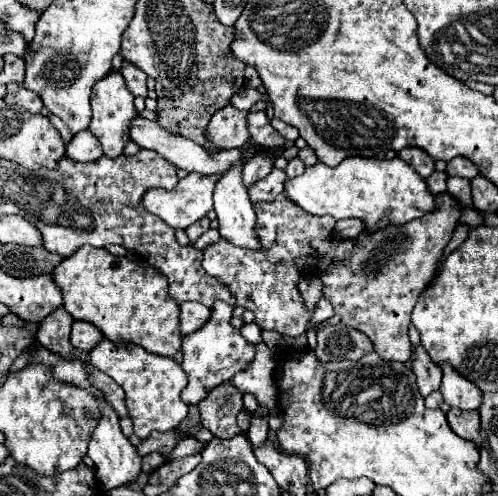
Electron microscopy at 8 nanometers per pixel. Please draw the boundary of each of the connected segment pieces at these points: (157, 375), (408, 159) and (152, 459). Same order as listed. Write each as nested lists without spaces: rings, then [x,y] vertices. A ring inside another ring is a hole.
[[[106,338],[88,354],[88,358],[94,368],[108,374],[126,392],[126,406],[134,422],[134,434],[140,440],[148,438],[154,430],[174,430],[188,416],[188,404],[180,398],[180,392],[186,386],[186,374],[172,358],[150,354],[132,344],[128,348],[116,348]]]
[[[404,148],[398,152],[398,158],[402,158],[406,164],[410,164],[422,178],[428,178],[434,172],[434,166],[432,166],[434,160],[420,148]]]
[[[153,452],[144,457],[142,457],[142,470],[145,473],[151,473],[156,468],[164,464],[165,457],[160,453]]]

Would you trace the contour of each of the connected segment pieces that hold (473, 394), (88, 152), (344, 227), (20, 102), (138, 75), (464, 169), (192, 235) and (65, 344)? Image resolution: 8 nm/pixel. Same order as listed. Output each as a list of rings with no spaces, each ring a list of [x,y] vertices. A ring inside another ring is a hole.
[[[442,364],[442,372],[444,378],[440,392],[448,406],[460,410],[478,410],[482,406],[482,392],[472,382],[460,378],[458,372],[452,372],[448,364]]]
[[[84,130],[72,136],[72,140],[66,146],[66,156],[78,162],[92,162],[102,156],[102,148],[96,136],[90,130]]]
[[[350,218],[350,220],[340,220],[336,224],[336,238],[356,238],[358,234],[364,232],[364,222],[360,218]]]
[[[16,82],[8,84],[6,88],[8,88],[8,94],[4,96],[4,102],[6,102],[6,104],[10,104],[10,106],[20,106],[20,108],[32,112],[32,114],[38,114],[38,112],[40,112],[40,108],[42,108],[40,96],[36,96],[34,92],[26,90],[24,86],[20,86],[20,84],[16,84]]]
[[[124,60],[122,66],[124,66],[124,68],[122,68],[120,72],[122,72],[124,80],[126,80],[128,90],[130,90],[134,96],[148,98],[148,76],[146,76],[140,68],[136,68],[134,64],[128,64],[126,60]]]
[[[456,156],[456,158],[452,158],[452,160],[446,164],[446,174],[450,174],[450,176],[460,176],[460,178],[466,178],[466,180],[472,180],[472,178],[478,174],[478,170],[474,168],[474,164],[472,164],[468,158]]]
[[[204,216],[204,218],[200,218],[198,222],[194,222],[192,226],[188,226],[188,228],[186,228],[186,234],[188,234],[188,238],[190,238],[190,244],[194,244],[208,228],[210,228],[210,218],[208,218],[208,216]]]
[[[60,306],[38,324],[36,340],[44,348],[48,348],[60,356],[70,356],[74,352],[74,348],[70,344],[72,322],[74,322],[74,318]]]

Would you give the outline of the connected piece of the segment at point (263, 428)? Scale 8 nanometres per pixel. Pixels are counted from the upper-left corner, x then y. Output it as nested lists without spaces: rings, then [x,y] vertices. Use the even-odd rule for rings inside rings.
[[[252,415],[247,436],[254,447],[262,446],[268,435],[268,415],[264,417]]]

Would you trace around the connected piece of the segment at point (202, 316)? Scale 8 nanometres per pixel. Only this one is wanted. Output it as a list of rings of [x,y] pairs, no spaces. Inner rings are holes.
[[[188,302],[180,304],[180,334],[186,336],[190,332],[196,332],[202,324],[206,324],[210,316],[210,308],[204,304]]]

